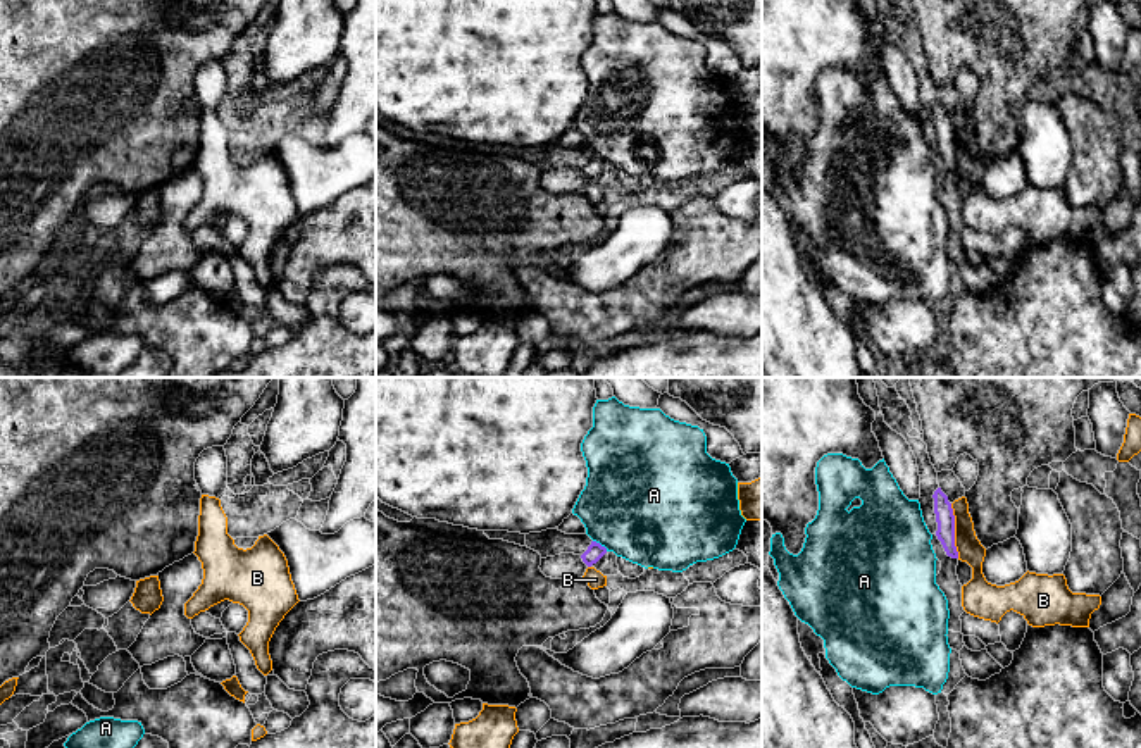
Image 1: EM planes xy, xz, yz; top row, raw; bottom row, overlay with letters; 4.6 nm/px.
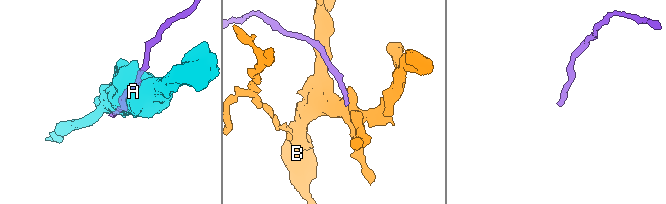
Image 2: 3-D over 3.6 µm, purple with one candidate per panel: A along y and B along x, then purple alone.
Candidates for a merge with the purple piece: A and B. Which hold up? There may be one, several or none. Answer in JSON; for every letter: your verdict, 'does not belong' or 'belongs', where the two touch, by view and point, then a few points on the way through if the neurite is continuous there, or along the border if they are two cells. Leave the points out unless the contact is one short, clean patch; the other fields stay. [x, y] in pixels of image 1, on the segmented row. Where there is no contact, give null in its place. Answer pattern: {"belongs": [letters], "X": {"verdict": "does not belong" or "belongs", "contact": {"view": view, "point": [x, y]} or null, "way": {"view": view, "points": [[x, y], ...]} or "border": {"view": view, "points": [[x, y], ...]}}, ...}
{"belongs": [], "A": {"verdict": "does not belong", "contact": {"view": "xz", "point": [598, 543]}}, "B": {"verdict": "does not belong", "contact": {"view": "yz", "point": [953, 531]}, "border": {"view": "yz", "points": [[950, 504], [959, 557]]}}}

